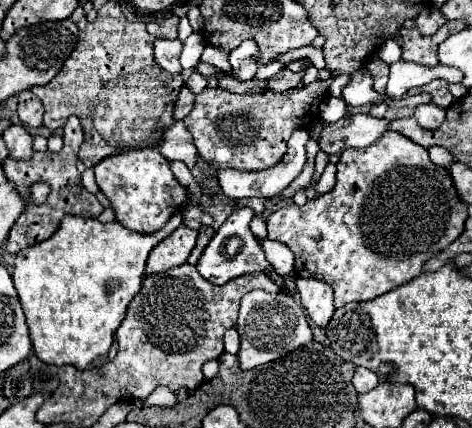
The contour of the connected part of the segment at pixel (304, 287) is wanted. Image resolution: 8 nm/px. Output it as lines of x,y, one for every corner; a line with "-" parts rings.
299,278
295,284
301,296
301,304
307,310
309,318
319,328
325,328
335,312
331,288
321,280
309,280
309,278

